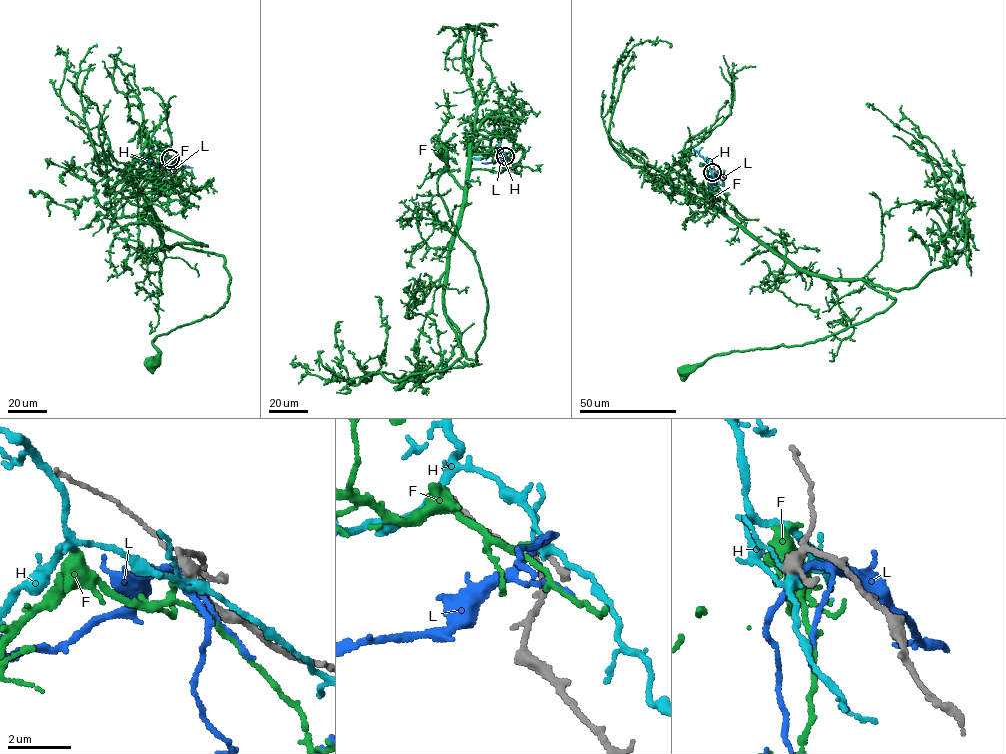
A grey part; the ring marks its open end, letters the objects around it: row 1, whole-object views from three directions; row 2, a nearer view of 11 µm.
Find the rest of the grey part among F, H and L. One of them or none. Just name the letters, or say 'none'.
F

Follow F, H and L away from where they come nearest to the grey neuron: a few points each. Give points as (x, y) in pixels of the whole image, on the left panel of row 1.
F: (170, 158), (145, 195), (163, 242), (223, 255), (229, 293), (212, 315), (156, 337), (150, 364)
H: (170, 158), (163, 154), (152, 141), (147, 146)
L: (170, 158), (151, 166)

